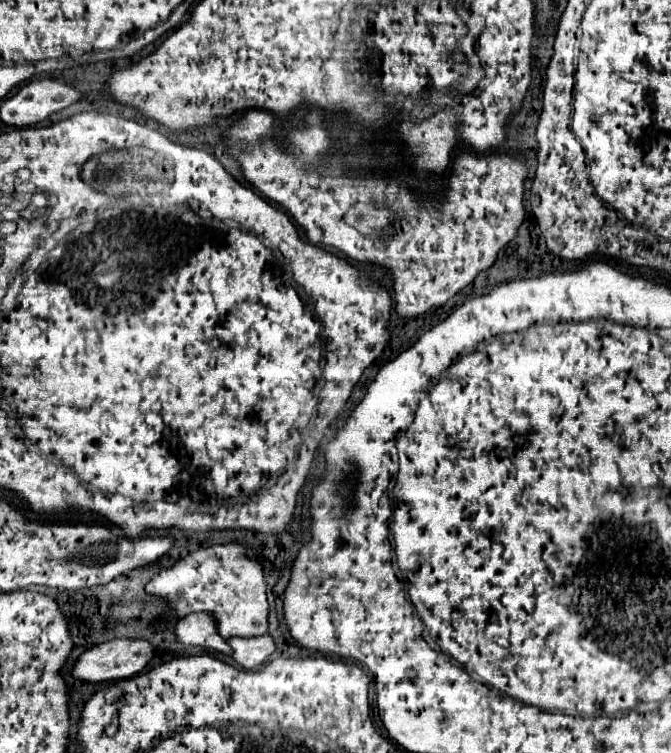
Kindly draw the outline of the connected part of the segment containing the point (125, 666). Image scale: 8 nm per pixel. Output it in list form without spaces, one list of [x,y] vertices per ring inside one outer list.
[[[113,639],[113,641],[99,643],[99,645],[87,649],[83,655],[79,655],[77,661],[73,663],[71,675],[73,675],[73,679],[83,681],[83,683],[129,679],[129,677],[137,675],[141,669],[145,669],[145,665],[149,663],[151,657],[153,657],[153,647],[143,639]]]

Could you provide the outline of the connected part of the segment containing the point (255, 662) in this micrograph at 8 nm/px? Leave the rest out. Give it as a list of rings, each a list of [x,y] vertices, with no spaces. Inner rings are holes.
[[[259,635],[259,637],[231,637],[227,641],[233,649],[231,657],[243,667],[243,669],[255,669],[267,661],[267,657],[275,651],[275,641],[271,635]]]

